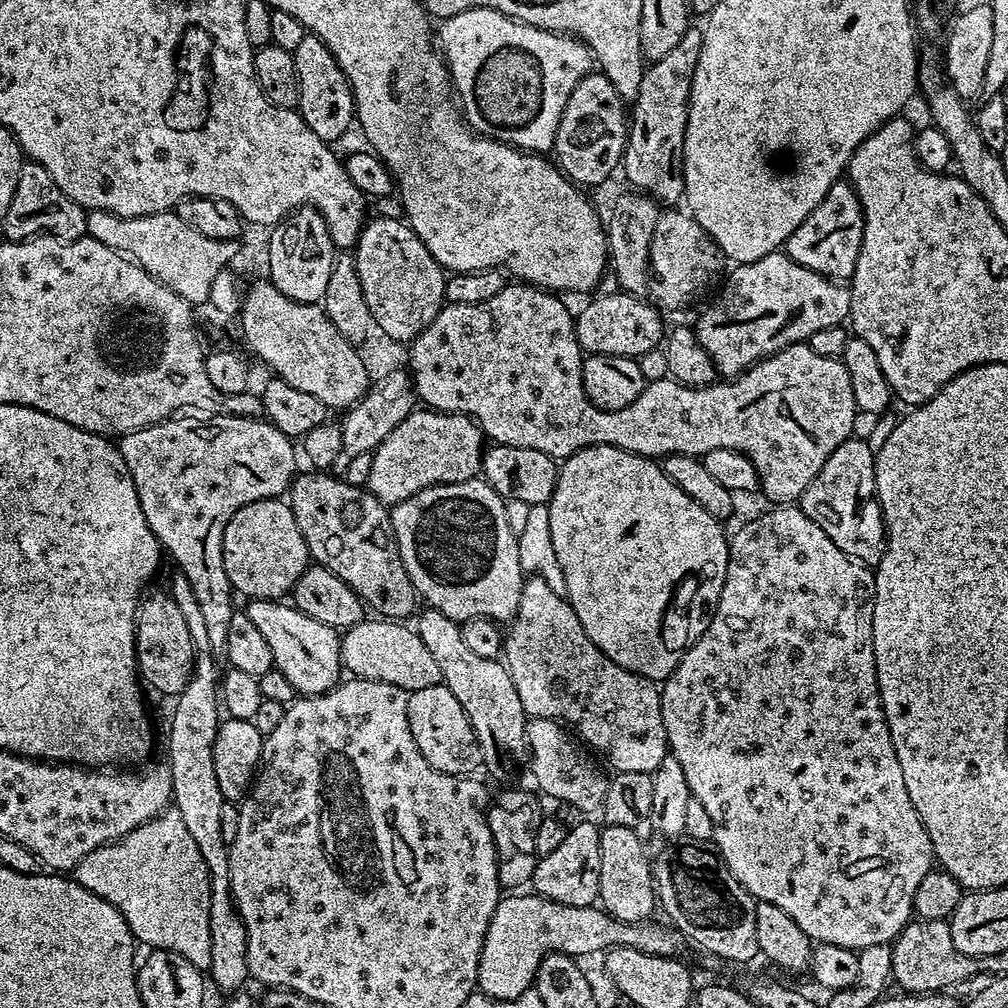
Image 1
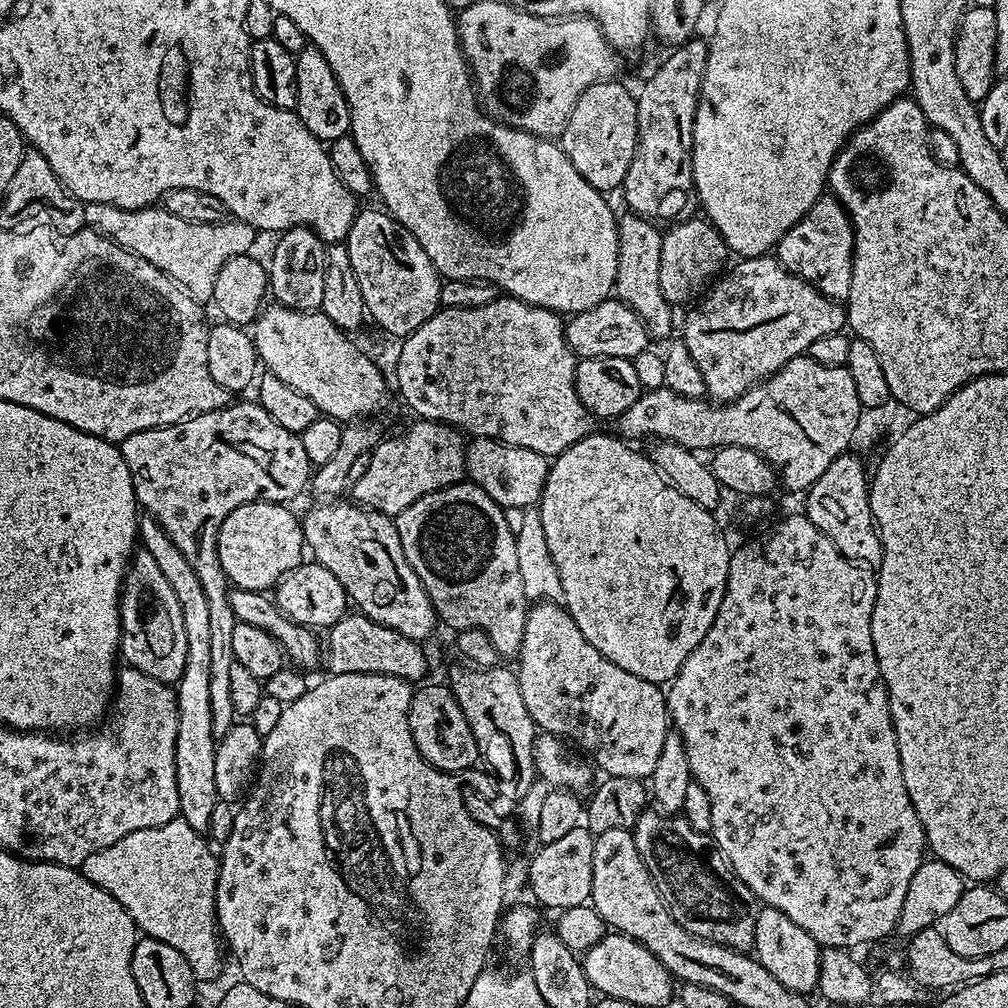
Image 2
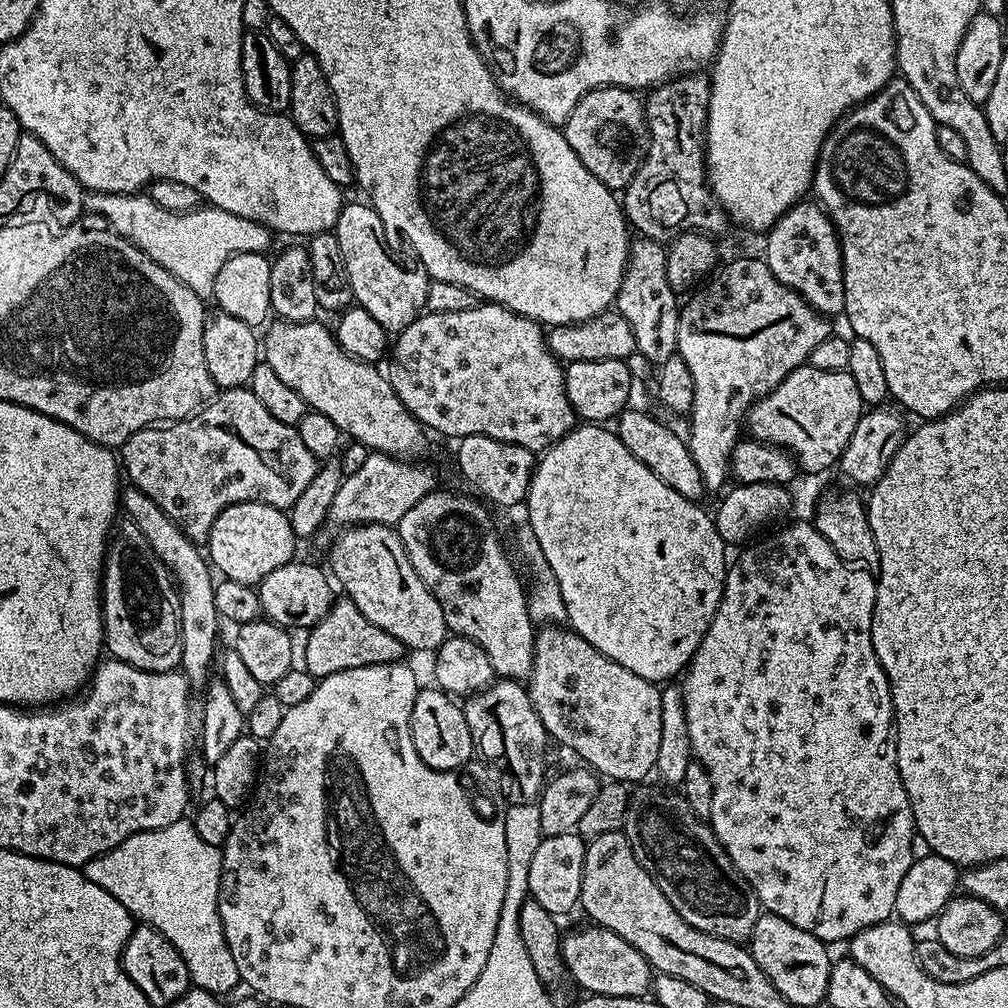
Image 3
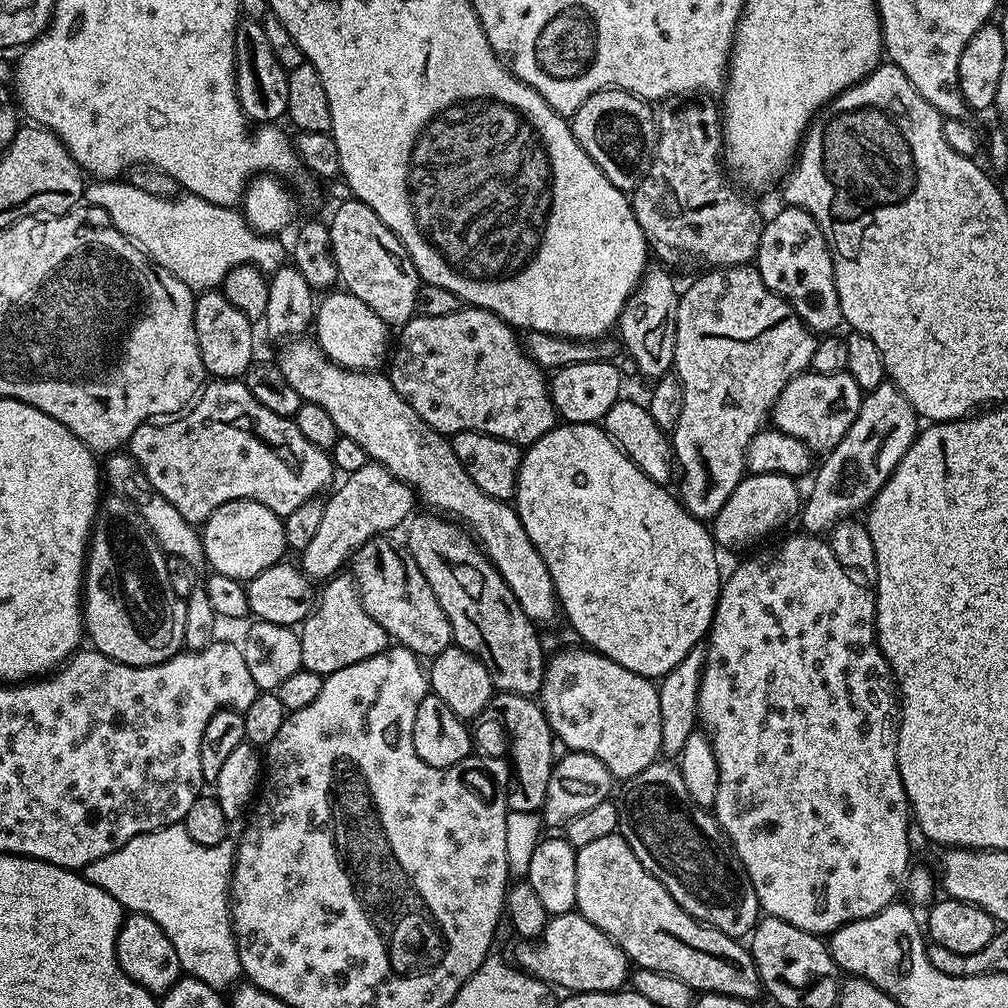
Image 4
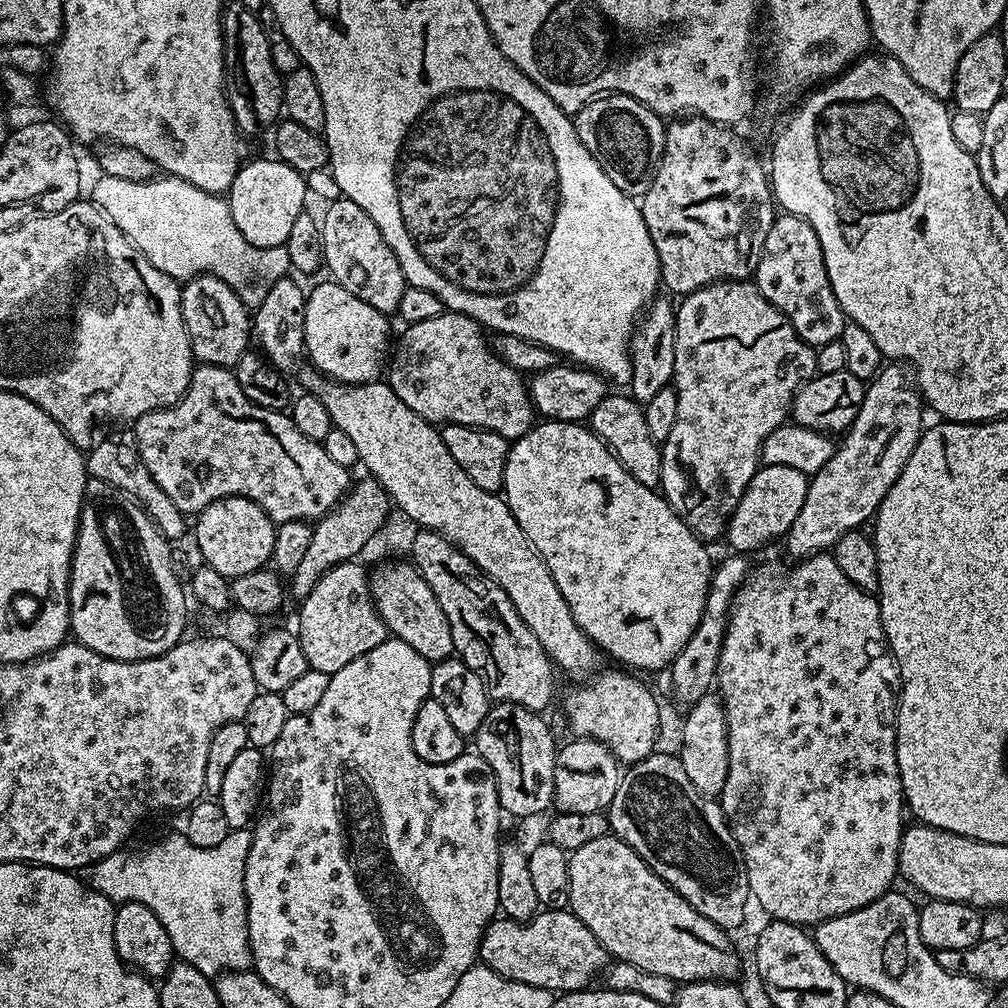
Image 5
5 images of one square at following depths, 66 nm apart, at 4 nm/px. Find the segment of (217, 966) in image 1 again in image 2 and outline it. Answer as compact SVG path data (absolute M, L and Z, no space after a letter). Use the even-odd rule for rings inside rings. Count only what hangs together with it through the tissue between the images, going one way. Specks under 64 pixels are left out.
M152 516L139 517L138 540L143 551L158 562L158 570L162 570L166 582L174 589L182 610L182 626L186 626L186 670L182 670L174 688L174 770L178 778L179 819L190 822L196 832L204 834L210 826L210 814L220 800L216 785L218 738L210 718L210 609L194 566L190 566L182 550L170 540L170 534Z

